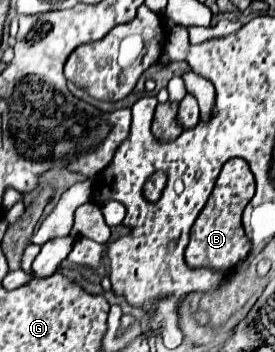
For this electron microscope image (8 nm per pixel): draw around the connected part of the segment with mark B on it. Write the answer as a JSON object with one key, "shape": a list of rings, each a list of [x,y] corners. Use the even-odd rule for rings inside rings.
{"shape":[[[231,159],[223,165],[215,189],[191,227],[191,239],[185,249],[185,261],[189,267],[211,267],[219,271],[231,271],[239,261],[249,255],[249,239],[243,233],[241,213],[255,193],[255,179],[243,159]]]}

